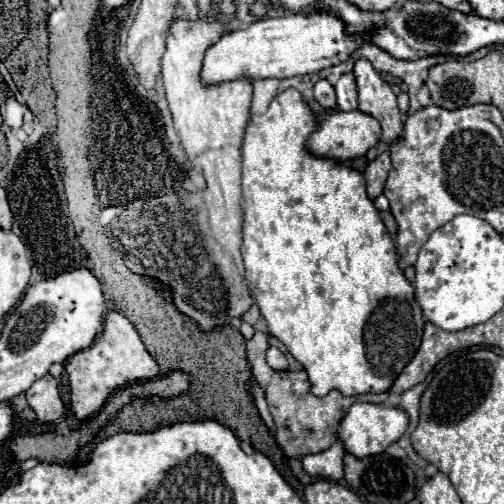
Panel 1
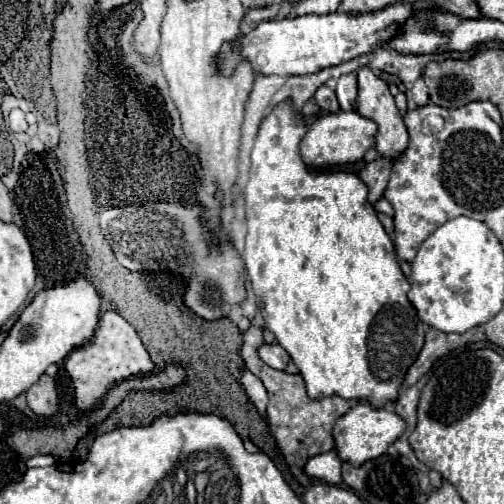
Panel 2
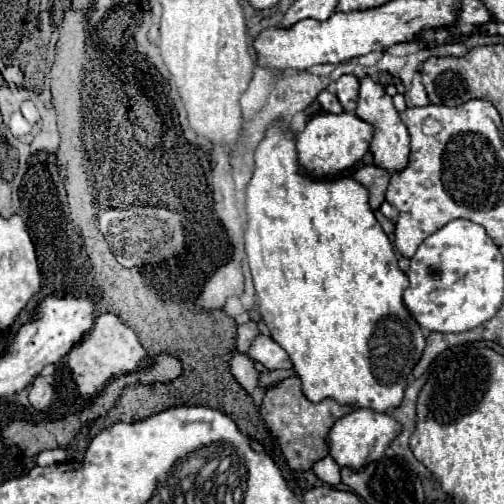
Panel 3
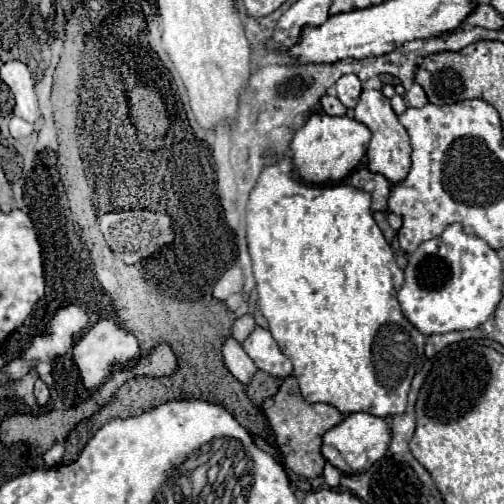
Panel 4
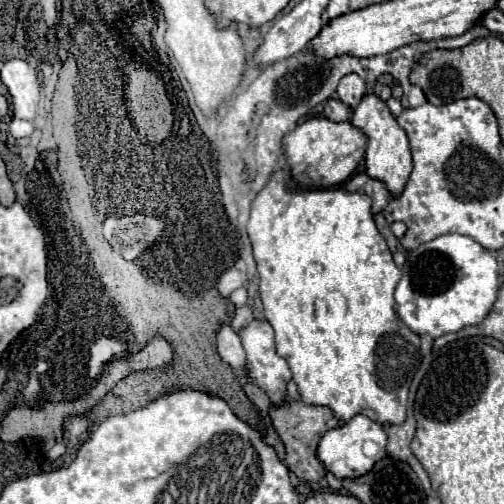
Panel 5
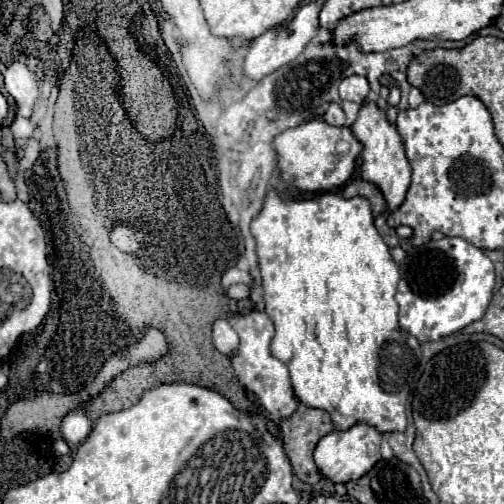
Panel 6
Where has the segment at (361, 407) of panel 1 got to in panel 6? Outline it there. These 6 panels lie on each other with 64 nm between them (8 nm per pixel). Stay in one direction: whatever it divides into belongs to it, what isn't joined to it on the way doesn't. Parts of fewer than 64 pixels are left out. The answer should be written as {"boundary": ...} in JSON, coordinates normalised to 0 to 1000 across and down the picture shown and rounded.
{"boundary":[[[706,837],[690,853],[659,853],[651,865],[643,865],[623,893],[623,913],[639,944],[647,944],[659,956],[687,960],[694,952],[710,952],[714,944],[722,944],[758,909],[754,881],[758,881],[758,857],[750,857],[742,845],[726,837]]]}

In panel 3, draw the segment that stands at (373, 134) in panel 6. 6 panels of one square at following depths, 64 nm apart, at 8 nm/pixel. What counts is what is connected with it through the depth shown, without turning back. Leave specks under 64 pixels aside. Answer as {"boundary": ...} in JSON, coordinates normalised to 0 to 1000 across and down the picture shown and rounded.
{"boundary":[[[738,151],[714,155],[714,187],[710,187],[706,230],[714,230],[718,238],[726,238],[730,246],[742,250],[742,274],[734,282],[734,298],[742,306],[742,325],[766,333],[770,341],[802,337],[810,329],[810,310],[813,310],[810,254],[802,254],[802,242],[794,238],[794,226],[778,206],[778,190],[770,190],[766,175],[758,167],[742,163]]]}

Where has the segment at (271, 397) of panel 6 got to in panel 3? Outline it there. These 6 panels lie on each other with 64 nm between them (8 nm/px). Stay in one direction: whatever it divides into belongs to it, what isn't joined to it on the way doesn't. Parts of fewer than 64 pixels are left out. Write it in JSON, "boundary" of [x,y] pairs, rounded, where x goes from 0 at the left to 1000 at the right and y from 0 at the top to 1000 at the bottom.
{"boundary":[[[512,667],[504,683],[496,687],[496,706],[512,718],[520,718],[532,734],[552,734],[552,730],[579,730],[575,706],[563,698],[556,683],[548,683],[532,667]]]}

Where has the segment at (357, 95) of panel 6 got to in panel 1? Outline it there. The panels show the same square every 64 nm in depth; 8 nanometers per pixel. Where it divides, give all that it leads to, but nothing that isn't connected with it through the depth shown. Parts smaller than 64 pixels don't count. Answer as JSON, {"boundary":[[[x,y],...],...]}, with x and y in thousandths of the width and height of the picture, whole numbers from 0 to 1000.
{"boundary":[[[698,143],[679,147],[663,175],[667,175],[667,194],[671,194],[671,214],[675,218],[706,218],[710,214],[706,159],[702,159]]]}

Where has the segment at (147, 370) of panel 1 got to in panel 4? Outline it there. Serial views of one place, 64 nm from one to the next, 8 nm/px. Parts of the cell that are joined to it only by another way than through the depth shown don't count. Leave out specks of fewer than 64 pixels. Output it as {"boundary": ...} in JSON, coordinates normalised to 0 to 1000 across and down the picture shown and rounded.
{"boundary":[[[222,631],[194,635],[159,671],[159,679],[143,694],[147,722],[155,726],[155,738],[159,738],[159,750],[163,750],[163,762],[171,774],[190,774],[222,742],[222,734],[250,730],[254,722],[266,722],[270,706],[278,706],[278,687],[274,687],[270,667],[254,655],[242,655]]]}

